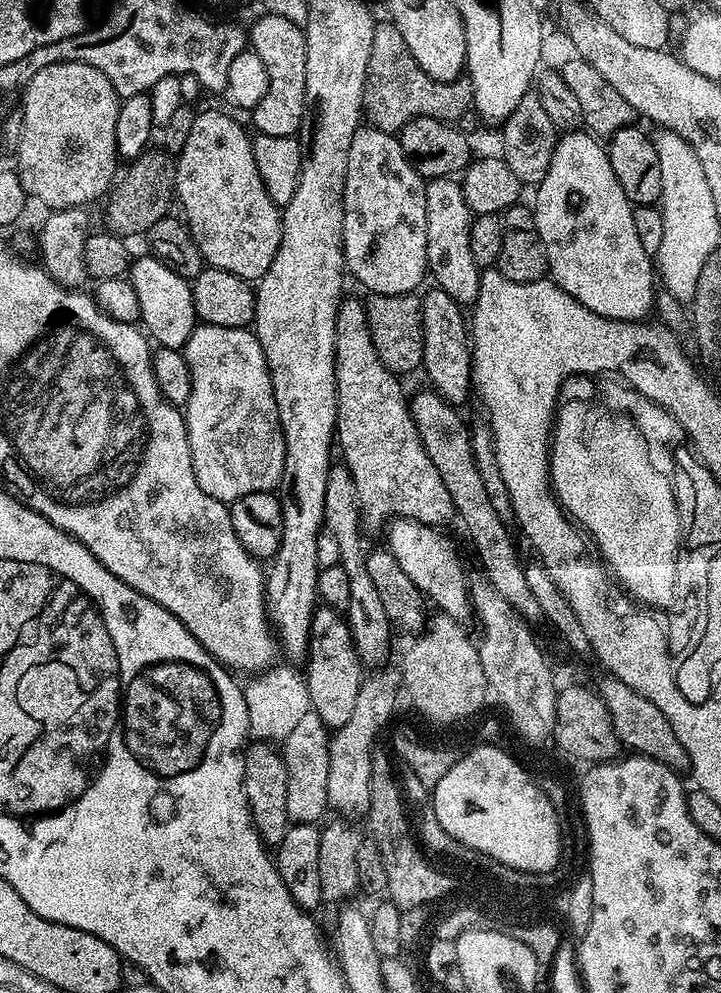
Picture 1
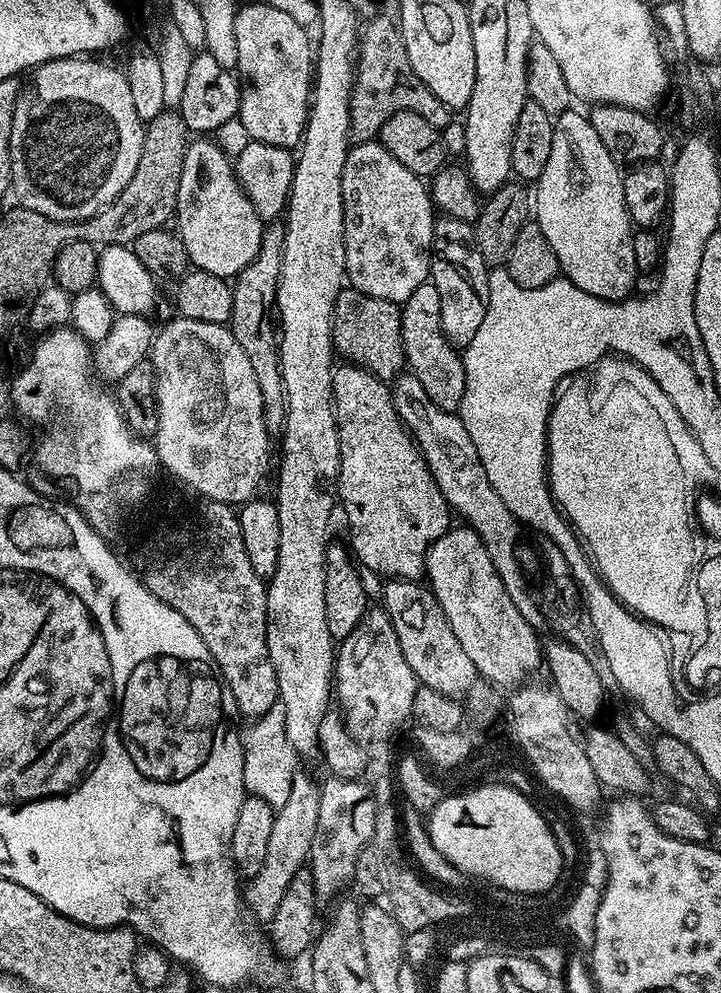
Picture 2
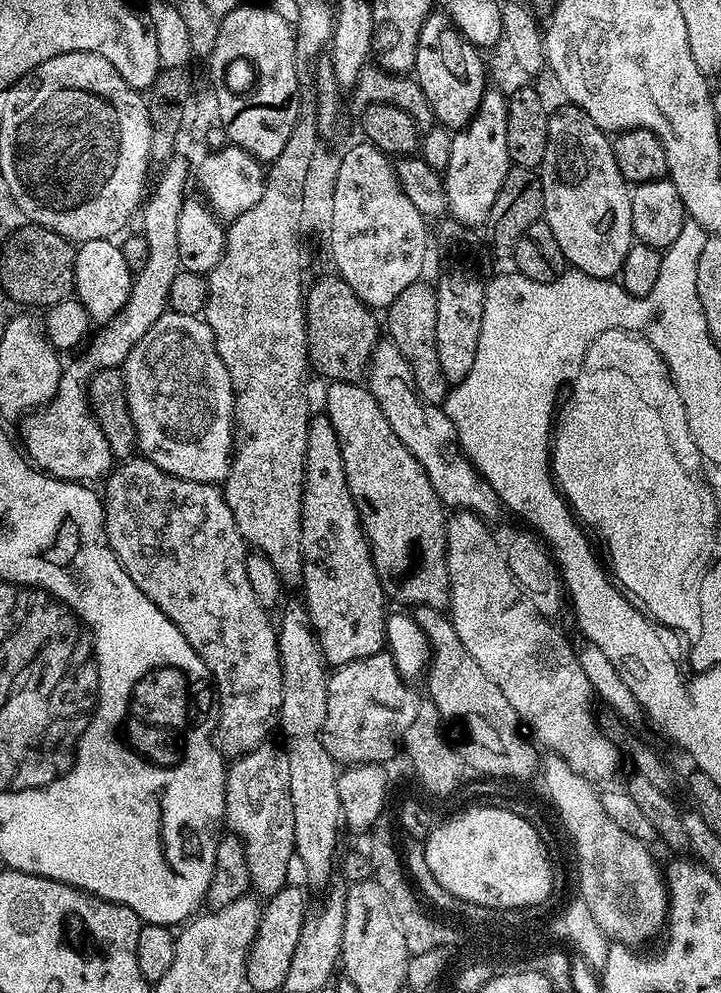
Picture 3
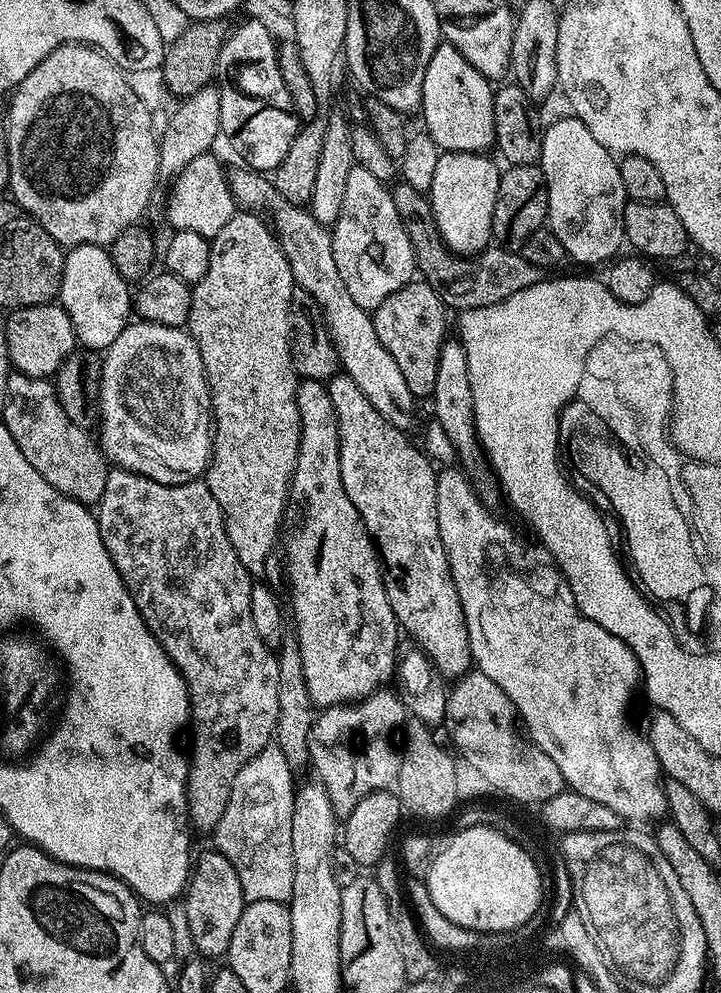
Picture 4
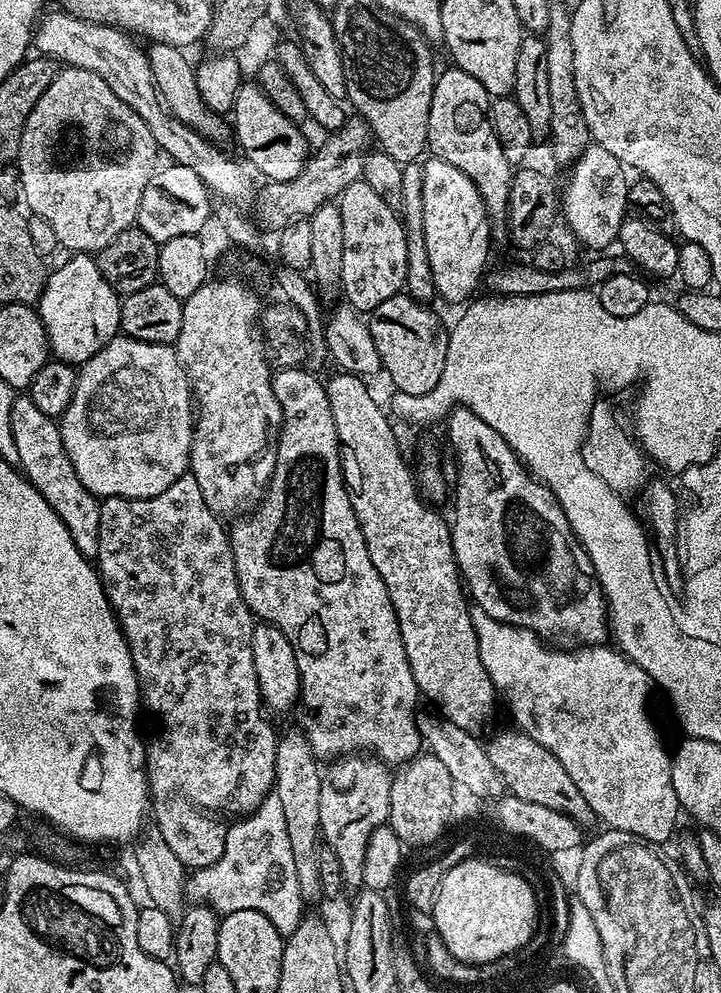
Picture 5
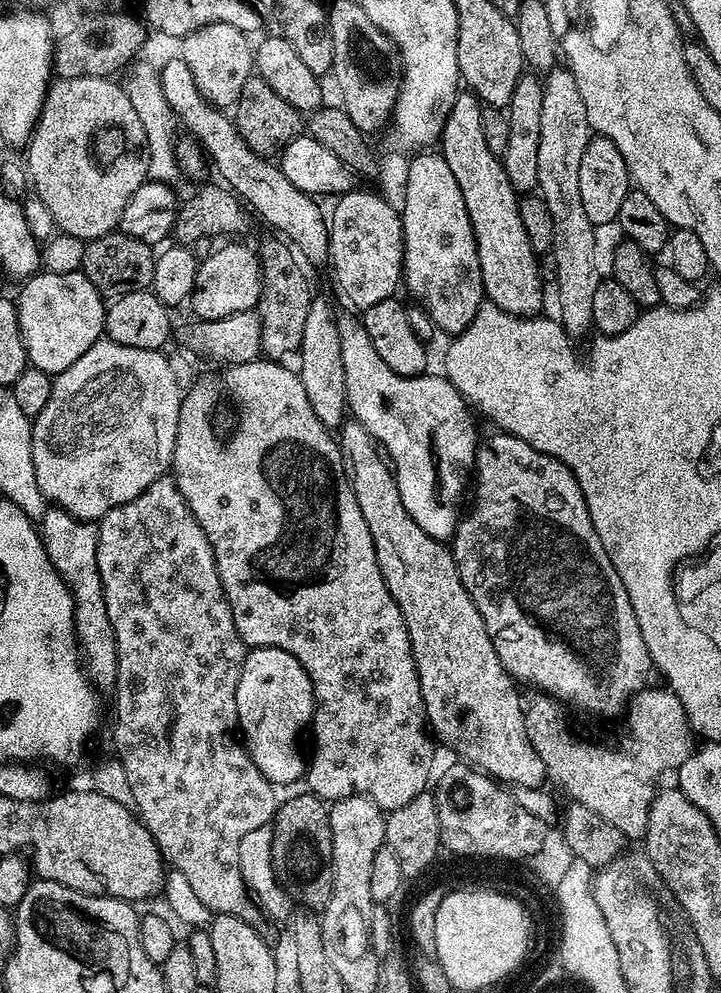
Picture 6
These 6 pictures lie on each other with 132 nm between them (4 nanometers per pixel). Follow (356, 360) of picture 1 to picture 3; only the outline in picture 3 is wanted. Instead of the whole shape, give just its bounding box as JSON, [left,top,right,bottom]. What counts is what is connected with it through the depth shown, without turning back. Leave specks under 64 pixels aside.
[324,380,450,610]

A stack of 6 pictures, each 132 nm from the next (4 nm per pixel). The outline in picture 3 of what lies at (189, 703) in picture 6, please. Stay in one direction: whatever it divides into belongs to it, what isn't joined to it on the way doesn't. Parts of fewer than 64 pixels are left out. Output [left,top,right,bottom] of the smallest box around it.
[102,454,282,758]

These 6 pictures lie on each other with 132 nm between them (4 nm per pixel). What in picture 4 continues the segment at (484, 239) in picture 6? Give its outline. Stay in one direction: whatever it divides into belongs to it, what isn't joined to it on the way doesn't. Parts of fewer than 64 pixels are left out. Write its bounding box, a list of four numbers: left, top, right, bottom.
[419,42,496,153]

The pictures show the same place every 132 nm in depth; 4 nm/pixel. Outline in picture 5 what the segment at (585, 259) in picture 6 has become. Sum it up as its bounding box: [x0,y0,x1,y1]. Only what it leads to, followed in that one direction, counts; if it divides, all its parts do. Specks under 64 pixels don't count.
[543,2,590,166]

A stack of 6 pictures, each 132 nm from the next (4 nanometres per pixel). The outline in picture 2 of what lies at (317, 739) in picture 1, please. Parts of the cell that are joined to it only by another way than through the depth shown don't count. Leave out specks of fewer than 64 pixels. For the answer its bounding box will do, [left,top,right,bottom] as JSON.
[242,770,320,921]

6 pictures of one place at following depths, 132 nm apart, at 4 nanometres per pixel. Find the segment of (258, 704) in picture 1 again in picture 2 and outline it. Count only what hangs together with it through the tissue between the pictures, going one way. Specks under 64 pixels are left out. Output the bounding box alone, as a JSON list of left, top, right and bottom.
[240,702,298,809]

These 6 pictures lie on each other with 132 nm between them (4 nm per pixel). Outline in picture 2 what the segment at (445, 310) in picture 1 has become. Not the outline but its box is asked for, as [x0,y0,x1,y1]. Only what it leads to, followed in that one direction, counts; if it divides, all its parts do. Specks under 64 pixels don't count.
[401,283,466,413]

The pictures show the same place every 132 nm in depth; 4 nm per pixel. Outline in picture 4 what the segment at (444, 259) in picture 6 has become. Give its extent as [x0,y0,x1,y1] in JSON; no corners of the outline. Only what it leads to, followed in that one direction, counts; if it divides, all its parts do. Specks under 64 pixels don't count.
[430,151,501,257]

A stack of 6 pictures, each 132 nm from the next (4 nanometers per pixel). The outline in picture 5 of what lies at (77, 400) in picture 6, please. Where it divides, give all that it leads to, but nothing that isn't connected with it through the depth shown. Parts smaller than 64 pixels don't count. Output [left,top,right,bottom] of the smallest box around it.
[58,335,194,500]

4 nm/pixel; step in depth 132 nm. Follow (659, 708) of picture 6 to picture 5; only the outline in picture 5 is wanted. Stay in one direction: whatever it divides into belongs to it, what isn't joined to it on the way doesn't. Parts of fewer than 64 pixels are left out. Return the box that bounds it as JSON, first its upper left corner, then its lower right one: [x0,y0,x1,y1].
[471,607,682,846]

